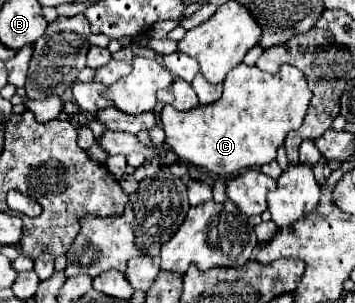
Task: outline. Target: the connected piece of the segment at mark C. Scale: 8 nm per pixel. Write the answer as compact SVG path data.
M238 64L228 72L220 100L188 112L176 110L170 104L162 108L160 122L166 134L164 142L186 162L186 166L196 166L210 174L226 176L242 168L260 168L276 158L286 134L302 126L310 98L312 92L306 76L290 64L282 64L276 74Z

